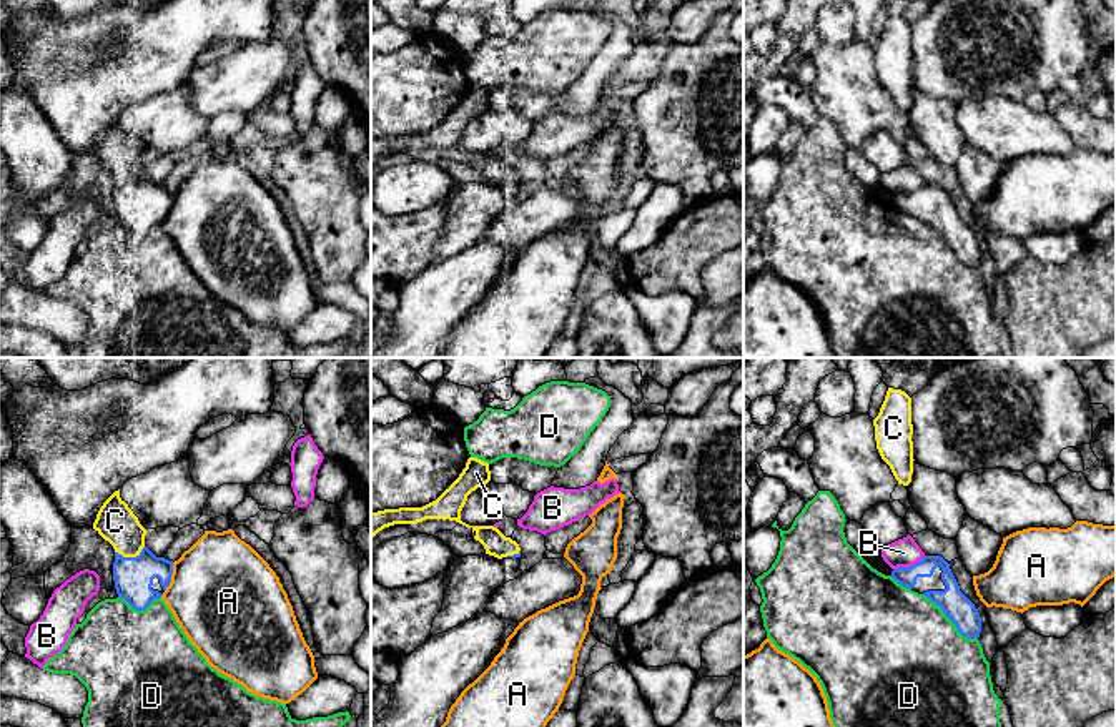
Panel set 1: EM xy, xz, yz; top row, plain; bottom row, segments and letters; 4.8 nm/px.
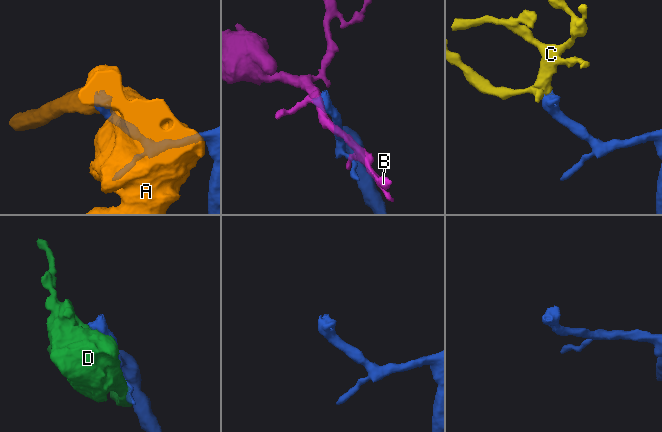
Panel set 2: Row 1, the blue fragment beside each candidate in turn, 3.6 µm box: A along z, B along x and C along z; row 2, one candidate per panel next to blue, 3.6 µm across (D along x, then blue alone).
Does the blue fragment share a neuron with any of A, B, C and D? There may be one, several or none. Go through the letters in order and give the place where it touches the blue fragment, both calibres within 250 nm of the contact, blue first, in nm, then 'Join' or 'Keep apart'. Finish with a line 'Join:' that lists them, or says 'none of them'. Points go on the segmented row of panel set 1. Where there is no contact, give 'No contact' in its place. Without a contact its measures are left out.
A: Touches blue at xy (170, 578). Thickness 190 nm (blue) against 480 nm. Keep apart
B: Touches blue at yz (910, 566). Thickness 120 nm (blue) against 140 nm. Keep apart
C: Touches blue at xy (130, 558). Thickness 190 nm (blue) against 190 nm. Join
D: Touches blue at yz (948, 618). Thickness 140 nm (blue) against 500 nm. Keep apart
Join: C

